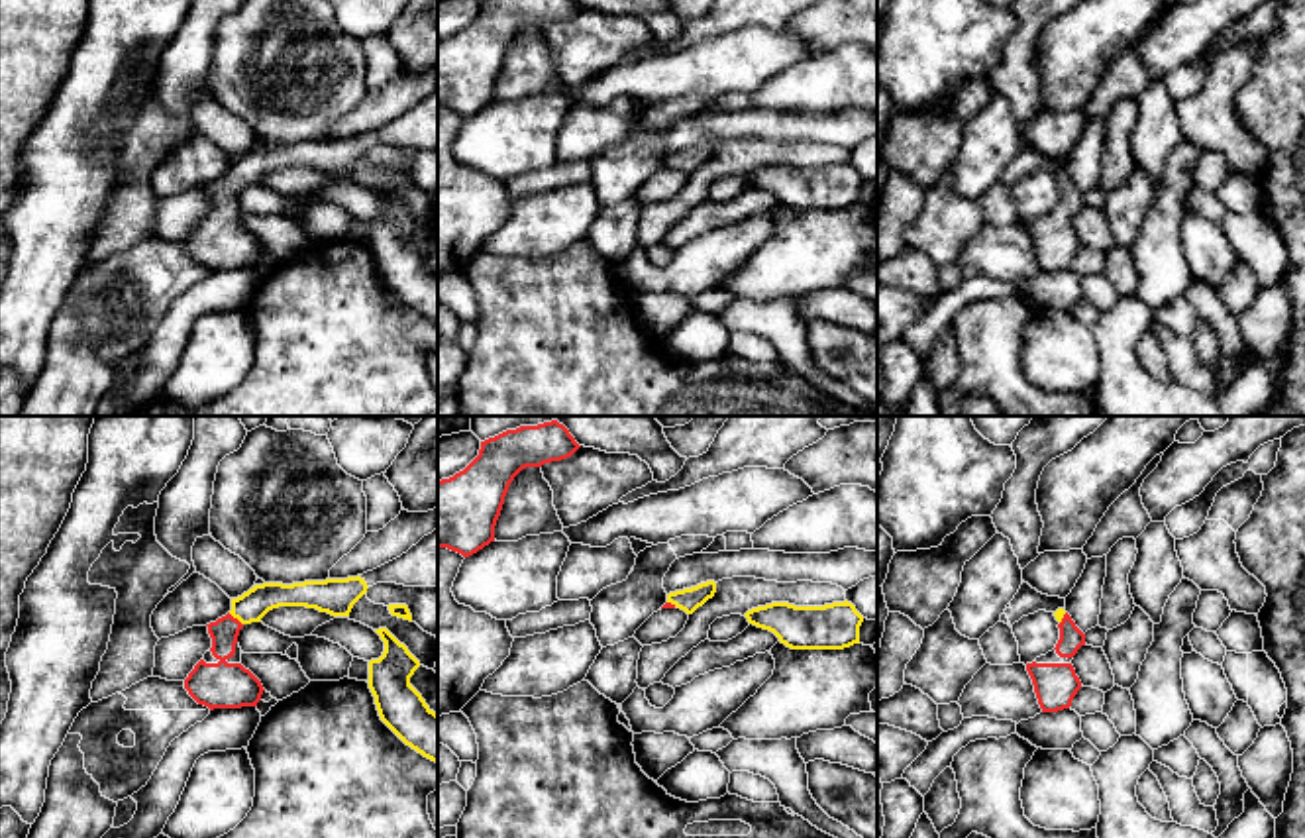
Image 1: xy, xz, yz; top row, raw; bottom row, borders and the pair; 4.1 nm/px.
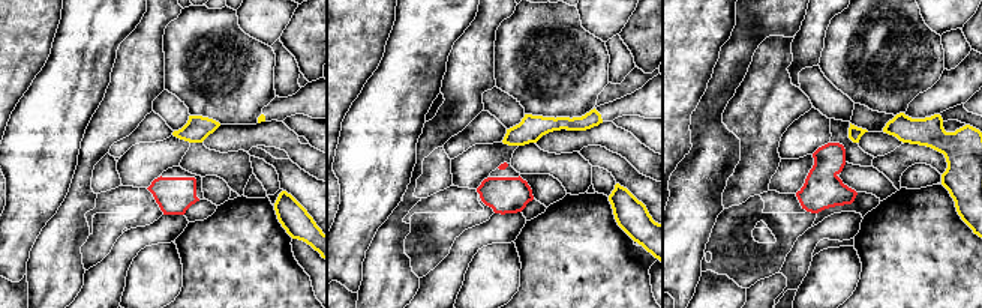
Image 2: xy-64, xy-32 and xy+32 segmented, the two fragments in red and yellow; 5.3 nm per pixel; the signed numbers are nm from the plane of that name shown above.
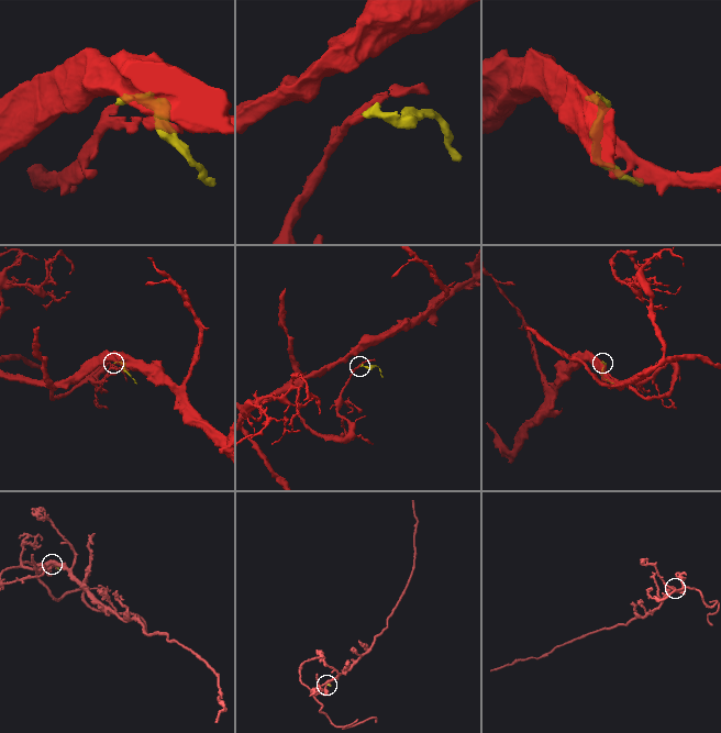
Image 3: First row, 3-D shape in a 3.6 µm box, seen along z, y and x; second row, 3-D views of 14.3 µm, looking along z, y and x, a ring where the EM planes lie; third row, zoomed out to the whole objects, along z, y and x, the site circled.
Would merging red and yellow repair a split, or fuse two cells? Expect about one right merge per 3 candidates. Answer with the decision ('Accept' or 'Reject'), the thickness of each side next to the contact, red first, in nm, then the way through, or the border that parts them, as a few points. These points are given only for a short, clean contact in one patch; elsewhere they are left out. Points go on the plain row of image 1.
Accept. Thickness 140 nm (red) against 120 nm. Path across: xy (230, 240), (222, 203), (236, 179), (256, 163)

